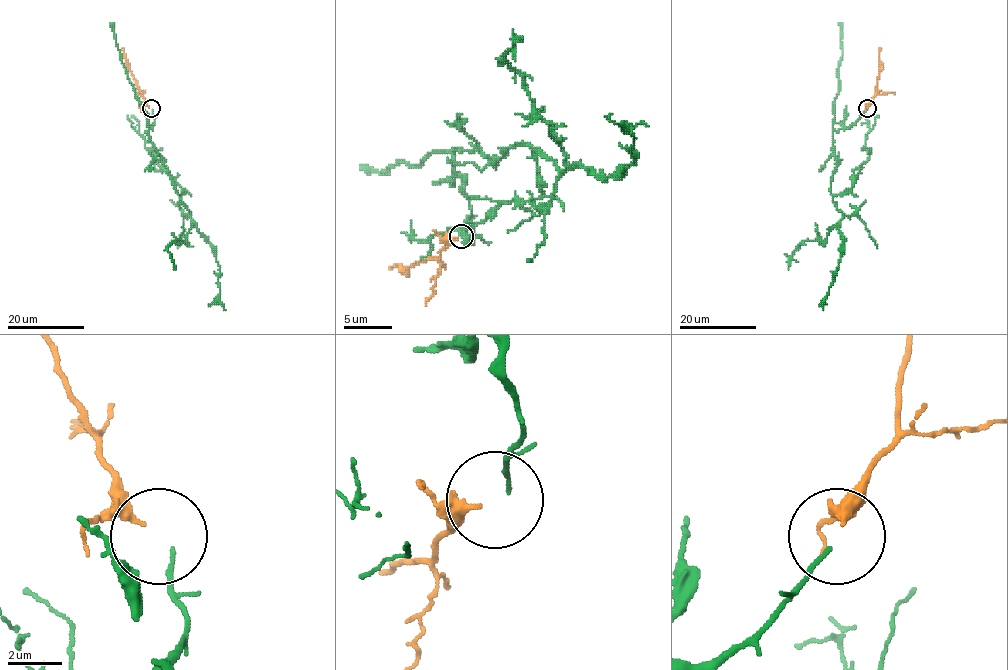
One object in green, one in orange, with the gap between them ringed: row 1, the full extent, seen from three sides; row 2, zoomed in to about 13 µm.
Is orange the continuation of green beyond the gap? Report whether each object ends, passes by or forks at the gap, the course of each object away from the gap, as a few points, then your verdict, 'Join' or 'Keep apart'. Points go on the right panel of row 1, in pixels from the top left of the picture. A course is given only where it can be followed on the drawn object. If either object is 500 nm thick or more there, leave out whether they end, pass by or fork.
At the ring green ends. At the ring orange ends. Course of green: (867, 110), (850, 125), (833, 124), (837, 166), (830, 191), (843, 215), (839, 232), (844, 249), (823, 310). Course of orange: (868, 107), (875, 95), (880, 48). Join

